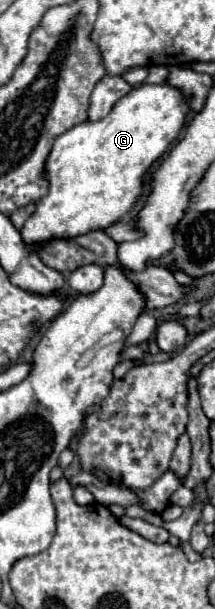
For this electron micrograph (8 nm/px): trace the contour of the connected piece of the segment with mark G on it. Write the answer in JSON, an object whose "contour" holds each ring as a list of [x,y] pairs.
{"contour":[[[142,84],[122,96],[106,118],[98,122],[82,122],[60,134],[46,160],[50,190],[36,202],[36,212],[24,224],[24,244],[32,246],[32,242],[40,242],[40,238],[74,238],[76,234],[88,234],[118,222],[142,196],[144,174],[158,158],[164,156],[164,152],[168,152],[184,126],[188,110],[190,104],[180,88],[170,84]]]}

